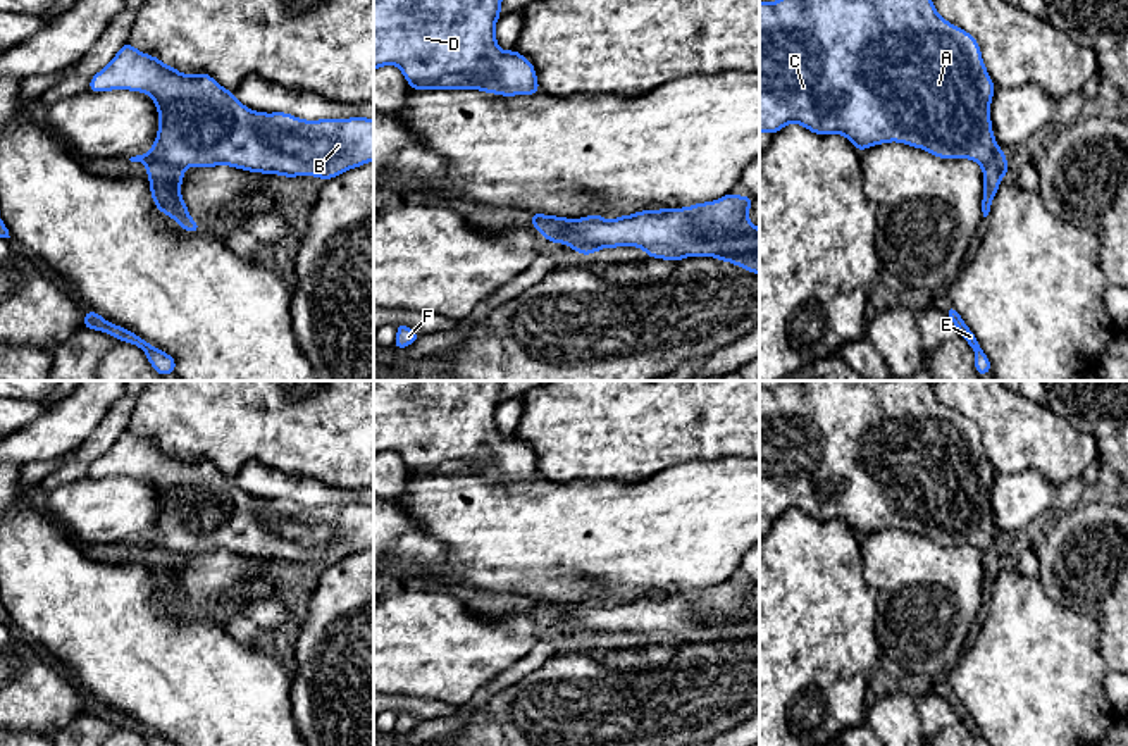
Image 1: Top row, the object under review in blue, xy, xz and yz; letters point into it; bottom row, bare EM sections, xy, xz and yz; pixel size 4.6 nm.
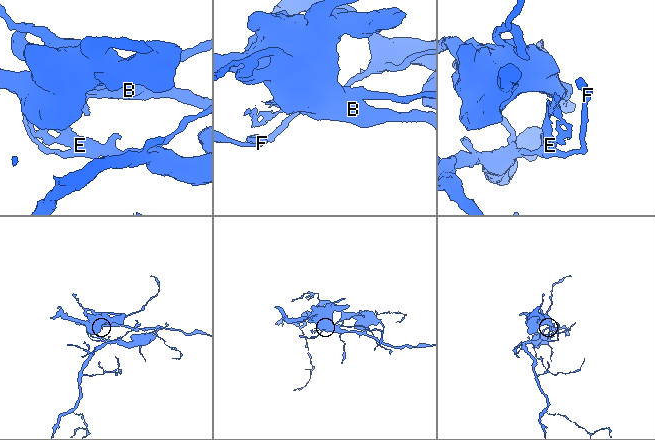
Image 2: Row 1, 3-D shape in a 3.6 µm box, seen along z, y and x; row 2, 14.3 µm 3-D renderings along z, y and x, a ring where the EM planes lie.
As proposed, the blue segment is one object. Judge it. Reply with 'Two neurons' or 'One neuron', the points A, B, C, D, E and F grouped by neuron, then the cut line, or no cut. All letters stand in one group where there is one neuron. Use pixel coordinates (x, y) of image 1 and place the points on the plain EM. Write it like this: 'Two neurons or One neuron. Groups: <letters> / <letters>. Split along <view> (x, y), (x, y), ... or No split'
Two neurons. Groups: A B C D / E F. Split along xy (143, 541), (154, 541), (181, 553)

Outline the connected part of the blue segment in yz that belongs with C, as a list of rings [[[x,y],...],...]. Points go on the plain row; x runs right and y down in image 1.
[[[930,381],[759,386],[759,519],[796,508],[820,522],[844,520],[859,538],[897,527],[983,551],[1006,543],[992,517],[994,477],[980,429],[942,405]]]

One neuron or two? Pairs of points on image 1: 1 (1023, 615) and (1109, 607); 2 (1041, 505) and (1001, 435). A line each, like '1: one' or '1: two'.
1: two
2: two

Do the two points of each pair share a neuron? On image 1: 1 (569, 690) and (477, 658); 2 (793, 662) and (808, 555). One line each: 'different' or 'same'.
1: different
2: same

